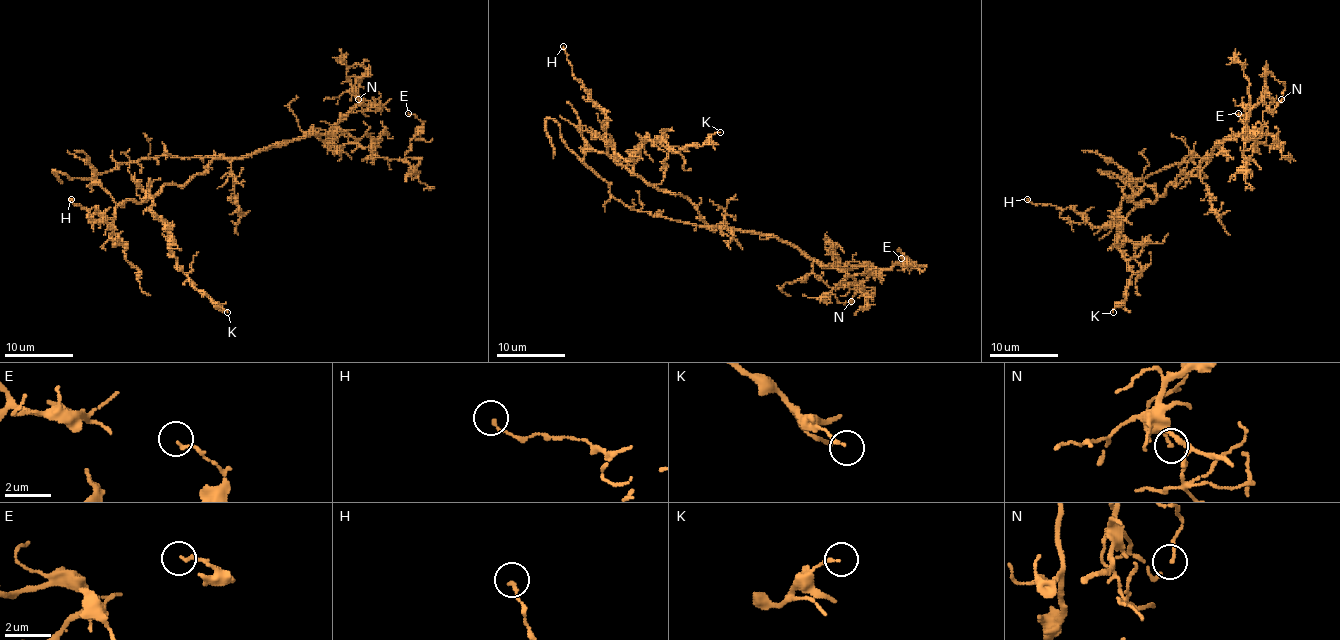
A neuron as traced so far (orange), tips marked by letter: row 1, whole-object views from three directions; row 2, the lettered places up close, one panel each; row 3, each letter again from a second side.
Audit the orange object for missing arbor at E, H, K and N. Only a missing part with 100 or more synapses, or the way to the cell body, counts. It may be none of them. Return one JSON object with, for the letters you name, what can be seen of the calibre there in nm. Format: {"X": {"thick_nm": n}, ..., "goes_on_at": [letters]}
{"goes_on_at": []}

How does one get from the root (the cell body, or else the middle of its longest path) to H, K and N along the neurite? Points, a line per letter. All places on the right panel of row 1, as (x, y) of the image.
H: (1206, 157), (1182, 173), (1154, 202), (1144, 200), (1115, 226), (1094, 226), (1070, 207), (1059, 209), (1027, 199)
K: (1206, 157), (1182, 173), (1161, 195), (1146, 185), (1123, 199), (1118, 250), (1132, 276), (1127, 297), (1113, 312)
N: (1206, 157), (1221, 140), (1244, 131), (1247, 106), (1264, 100), (1268, 73), (1283, 83), (1281, 99)

